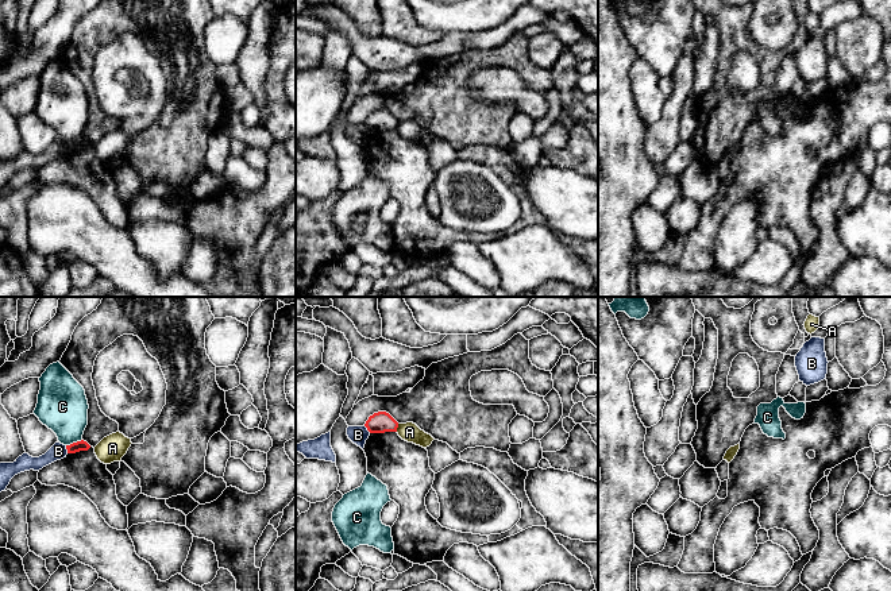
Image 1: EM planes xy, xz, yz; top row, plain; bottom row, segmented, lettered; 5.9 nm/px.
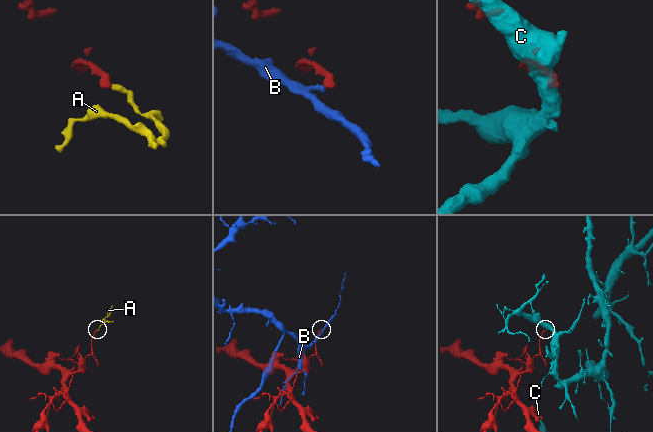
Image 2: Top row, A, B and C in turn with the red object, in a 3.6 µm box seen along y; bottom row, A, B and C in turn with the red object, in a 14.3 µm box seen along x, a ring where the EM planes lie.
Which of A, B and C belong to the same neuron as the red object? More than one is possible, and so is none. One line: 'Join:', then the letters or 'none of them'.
Join: none of them

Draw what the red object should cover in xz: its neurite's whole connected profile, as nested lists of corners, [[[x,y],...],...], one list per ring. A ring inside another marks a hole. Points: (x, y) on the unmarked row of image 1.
[[[378,109],[369,115],[364,124],[370,131],[397,130],[398,120],[386,109]]]

